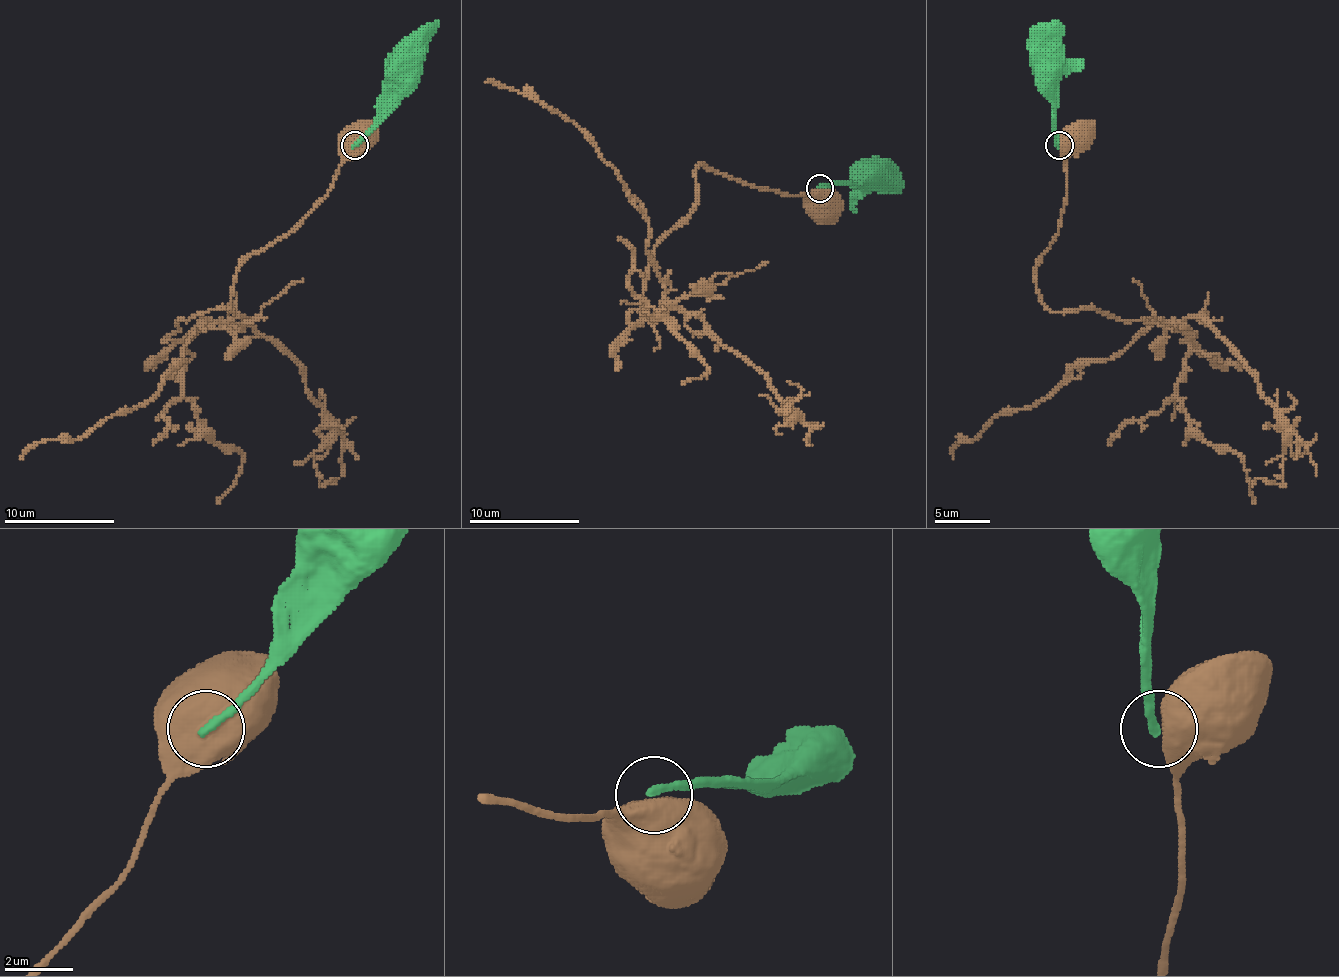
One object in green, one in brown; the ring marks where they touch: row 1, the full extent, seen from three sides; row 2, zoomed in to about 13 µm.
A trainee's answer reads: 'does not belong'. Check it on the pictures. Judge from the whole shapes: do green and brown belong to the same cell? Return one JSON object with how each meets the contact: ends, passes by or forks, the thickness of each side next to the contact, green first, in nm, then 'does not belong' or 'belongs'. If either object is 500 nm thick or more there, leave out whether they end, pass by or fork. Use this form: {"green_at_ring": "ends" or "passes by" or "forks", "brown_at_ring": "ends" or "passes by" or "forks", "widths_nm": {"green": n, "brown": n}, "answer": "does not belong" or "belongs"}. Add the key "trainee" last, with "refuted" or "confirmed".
{"widths_nm": {"green": 240, "brown": 850}, "answer": "does not belong", "trainee": "confirmed"}

